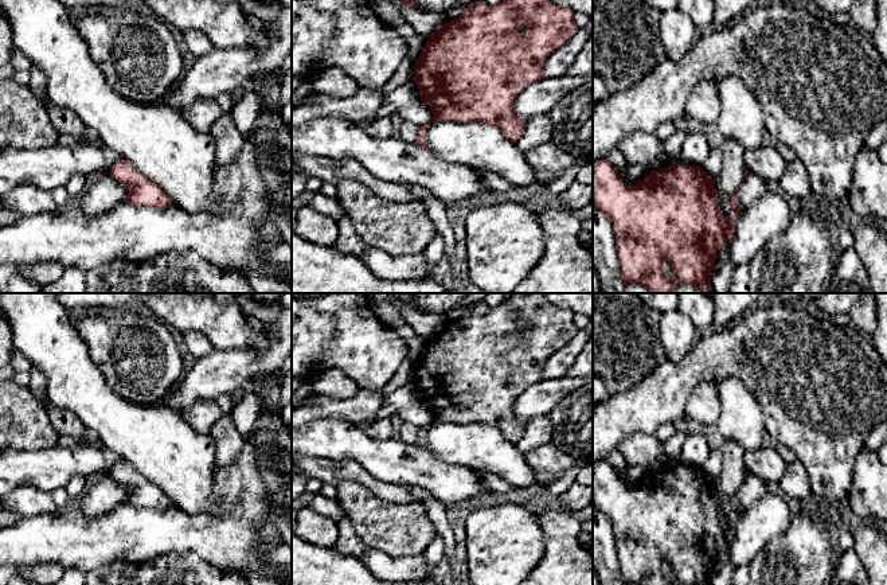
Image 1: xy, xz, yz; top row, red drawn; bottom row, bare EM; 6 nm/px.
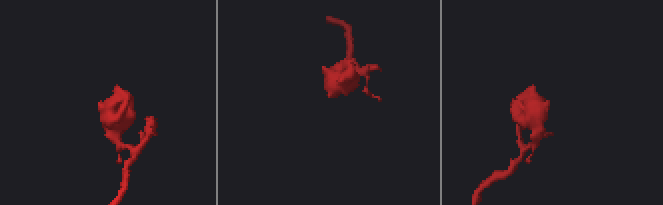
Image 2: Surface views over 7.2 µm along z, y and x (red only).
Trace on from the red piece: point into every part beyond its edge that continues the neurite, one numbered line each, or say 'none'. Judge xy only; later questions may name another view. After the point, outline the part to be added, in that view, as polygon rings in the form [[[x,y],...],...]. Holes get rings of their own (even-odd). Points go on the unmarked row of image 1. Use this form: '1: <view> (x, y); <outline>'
none

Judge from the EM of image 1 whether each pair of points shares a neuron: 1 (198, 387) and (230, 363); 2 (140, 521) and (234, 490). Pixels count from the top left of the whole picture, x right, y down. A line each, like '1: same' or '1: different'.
1: same
2: same

